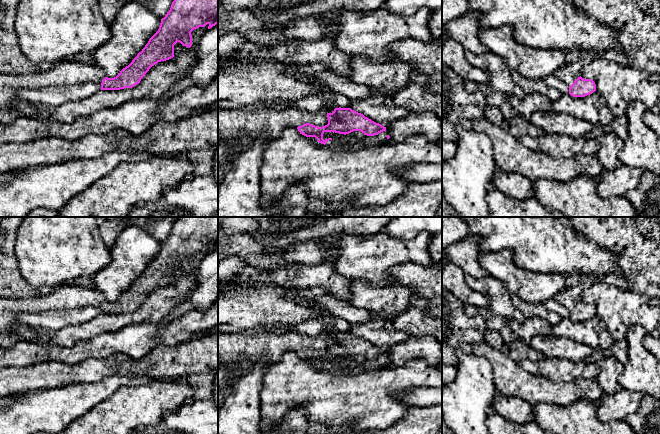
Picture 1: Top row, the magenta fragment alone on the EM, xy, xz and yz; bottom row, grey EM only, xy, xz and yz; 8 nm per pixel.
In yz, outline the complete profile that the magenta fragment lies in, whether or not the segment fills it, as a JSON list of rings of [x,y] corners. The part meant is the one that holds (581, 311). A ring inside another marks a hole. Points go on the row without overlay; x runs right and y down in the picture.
[[[584,285],[565,288],[555,296],[555,300],[569,310],[569,318],[573,321],[585,321],[596,315],[596,308],[591,303],[580,300]]]

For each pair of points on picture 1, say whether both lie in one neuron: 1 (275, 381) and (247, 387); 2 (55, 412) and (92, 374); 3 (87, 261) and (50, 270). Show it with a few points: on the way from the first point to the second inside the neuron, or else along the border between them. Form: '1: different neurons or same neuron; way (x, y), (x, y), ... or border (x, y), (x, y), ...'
1: different neurons; border (265, 361), (266, 368), (262, 376), (260, 407)
2: different neurons; border (107, 376), (93, 382), (76, 382), (61, 387)
3: same neuron; way (78, 261), (59, 262)

